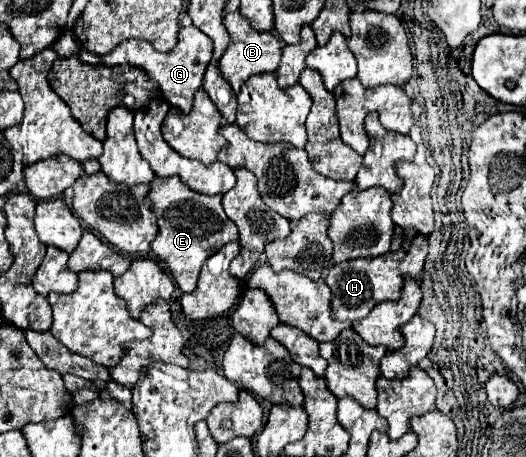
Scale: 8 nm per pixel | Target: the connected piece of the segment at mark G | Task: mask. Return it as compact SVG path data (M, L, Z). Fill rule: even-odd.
M187 26L187 28L181 28L179 32L179 42L177 46L171 50L171 52L157 52L147 40L137 40L137 38L131 38L131 40L125 40L121 42L113 52L109 52L107 56L103 56L103 64L105 66L117 66L117 64L123 64L123 62L129 62L133 66L139 66L143 68L149 78L153 78L155 82L159 82L161 86L161 94L165 98L165 102L169 102L171 106L177 106L181 108L181 112L189 112L191 106L193 106L193 94L201 88L203 84L203 74L205 74L205 68L209 64L213 56L213 48L211 48L211 38L205 36L199 28L195 26Z

